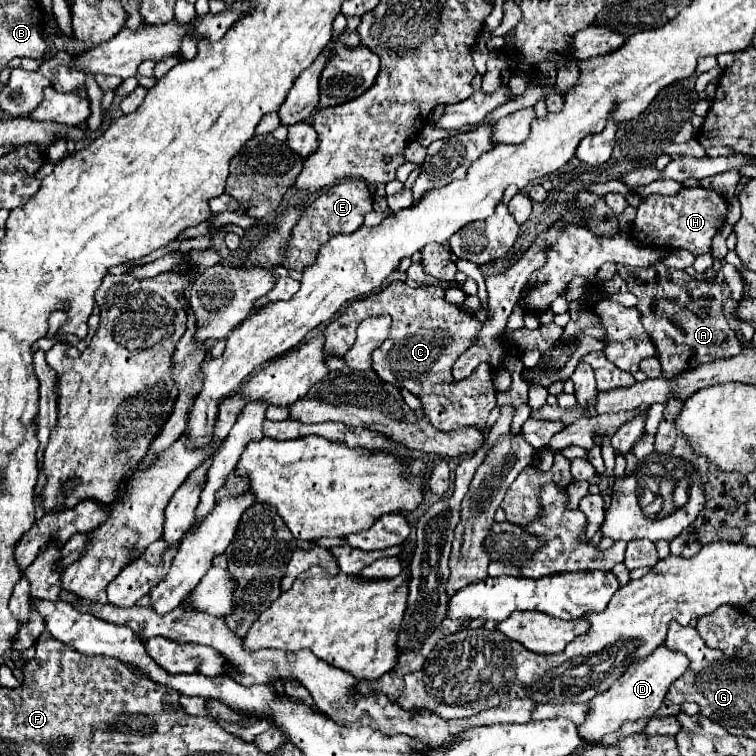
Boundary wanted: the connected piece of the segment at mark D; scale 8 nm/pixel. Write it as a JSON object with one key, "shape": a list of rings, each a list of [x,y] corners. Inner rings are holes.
{"shape":[[[658,646],[648,658],[642,658],[614,682],[606,692],[598,694],[598,698],[588,702],[586,720],[578,726],[578,734],[586,744],[598,744],[606,734],[616,732],[624,722],[636,722],[642,718],[654,716],[654,712],[662,706],[668,688],[674,680],[678,680],[688,668],[688,658],[680,652],[672,652],[666,646]]]}

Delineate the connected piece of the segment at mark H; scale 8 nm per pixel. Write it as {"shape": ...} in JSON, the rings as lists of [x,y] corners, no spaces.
{"shape":[[[702,186],[684,188],[676,196],[652,194],[644,198],[644,202],[638,206],[630,235],[640,240],[642,244],[648,244],[654,248],[664,248],[664,250],[684,248],[694,256],[698,256],[698,254],[710,252],[712,236],[722,228],[722,224],[726,222],[726,216],[728,216],[726,198]]]}

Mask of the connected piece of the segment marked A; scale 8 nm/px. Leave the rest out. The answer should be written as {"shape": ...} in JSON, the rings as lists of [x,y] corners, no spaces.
{"shape":[[[656,264],[650,268],[618,266],[618,274],[626,280],[628,292],[638,298],[636,308],[642,314],[642,326],[654,342],[656,358],[660,360],[666,378],[672,378],[688,366],[734,356],[742,350],[736,332],[728,326],[728,320],[722,312],[724,298],[718,282],[696,280],[684,270],[666,268],[664,264]]]}

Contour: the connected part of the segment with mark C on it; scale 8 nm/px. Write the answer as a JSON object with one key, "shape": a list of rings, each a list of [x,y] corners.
{"shape":[[[392,282],[378,294],[372,294],[362,300],[354,300],[348,304],[348,308],[326,326],[326,343],[324,350],[328,356],[345,356],[346,350],[354,344],[356,340],[356,328],[366,316],[382,316],[388,314],[392,318],[392,328],[388,338],[380,348],[374,350],[372,354],[372,368],[382,376],[382,380],[396,384],[398,388],[410,390],[414,396],[422,400],[422,408],[430,424],[442,432],[450,432],[462,426],[478,426],[486,428],[486,420],[490,410],[496,406],[496,390],[494,390],[494,378],[492,378],[492,366],[488,362],[482,362],[470,378],[464,378],[460,382],[452,380],[452,366],[458,360],[460,354],[464,354],[472,344],[474,338],[478,336],[478,330],[482,330],[482,322],[468,310],[446,302],[444,290],[440,286],[418,286],[410,288],[404,282]]]}

